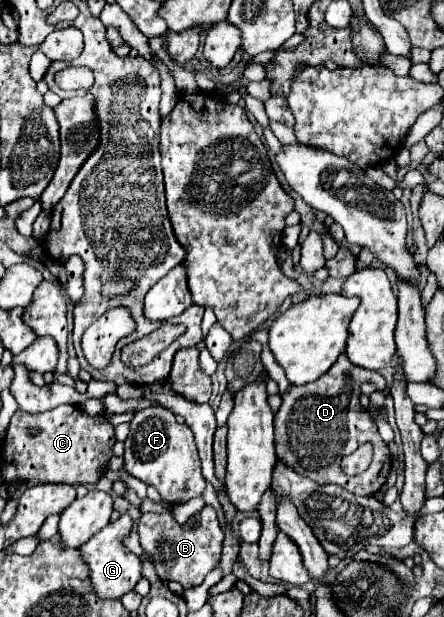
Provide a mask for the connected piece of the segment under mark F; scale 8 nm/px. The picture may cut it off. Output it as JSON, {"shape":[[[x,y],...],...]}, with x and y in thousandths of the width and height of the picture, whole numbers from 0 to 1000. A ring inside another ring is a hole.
{"shape":[[[367,656],[318,663],[295,682],[295,702],[282,712],[282,760],[331,786],[345,786],[381,815],[417,815],[448,806],[462,793],[453,747],[435,715],[435,699],[399,686],[394,669]]]}

